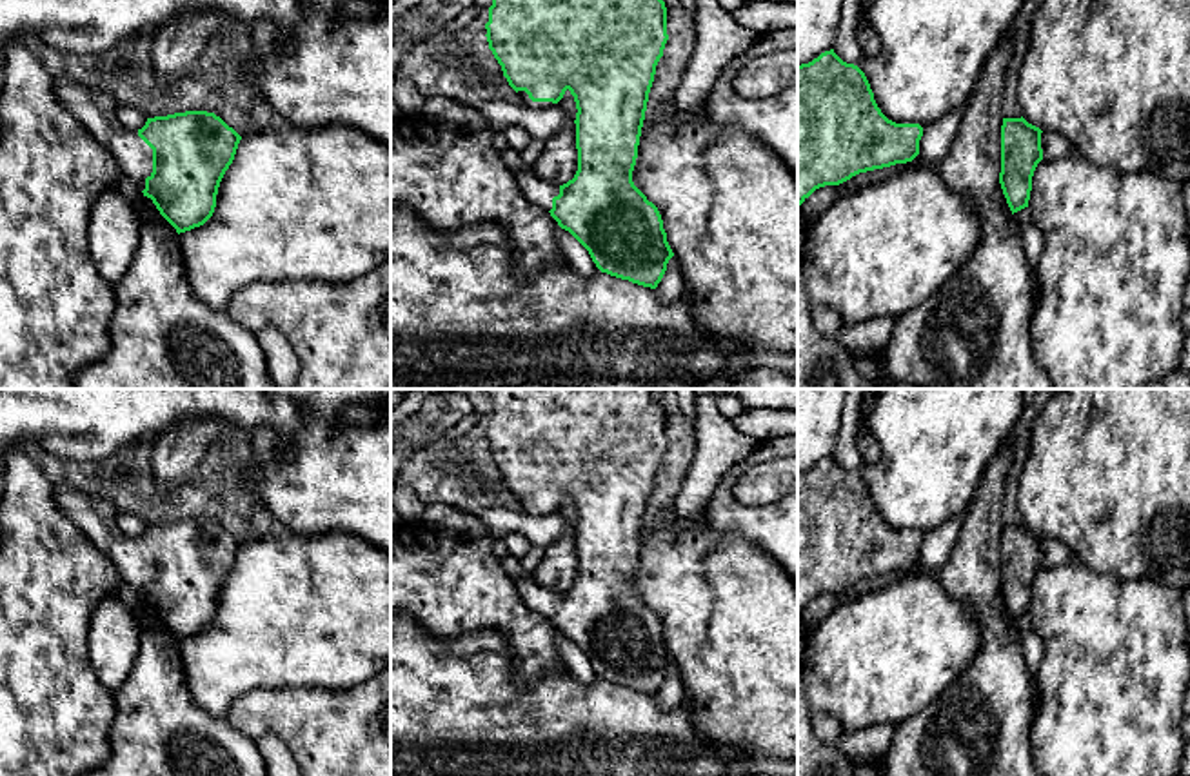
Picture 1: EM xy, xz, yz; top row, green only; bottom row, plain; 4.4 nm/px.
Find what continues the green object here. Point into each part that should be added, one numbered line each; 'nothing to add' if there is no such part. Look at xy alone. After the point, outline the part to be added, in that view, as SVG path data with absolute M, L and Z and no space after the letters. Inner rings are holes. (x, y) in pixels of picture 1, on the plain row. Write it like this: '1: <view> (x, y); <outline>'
1: xy (95, 517); M56 487L55 500L100 552L111 558L122 580L144 598L145 585L153 580L153 556L138 543L138 538L122 532L114 507L98 496L87 496L69 487Z

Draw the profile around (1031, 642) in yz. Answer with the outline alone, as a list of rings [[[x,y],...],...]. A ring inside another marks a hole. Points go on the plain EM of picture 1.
[[[1036,629],[1021,632],[1021,652],[1028,672],[1034,676],[1043,660],[1043,640]]]

